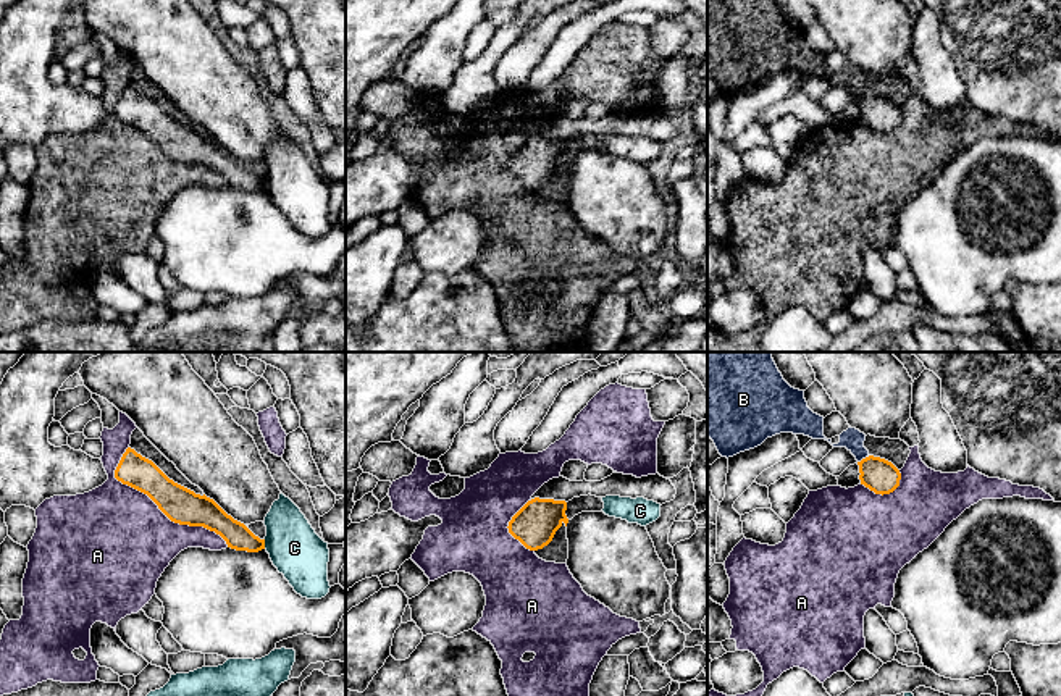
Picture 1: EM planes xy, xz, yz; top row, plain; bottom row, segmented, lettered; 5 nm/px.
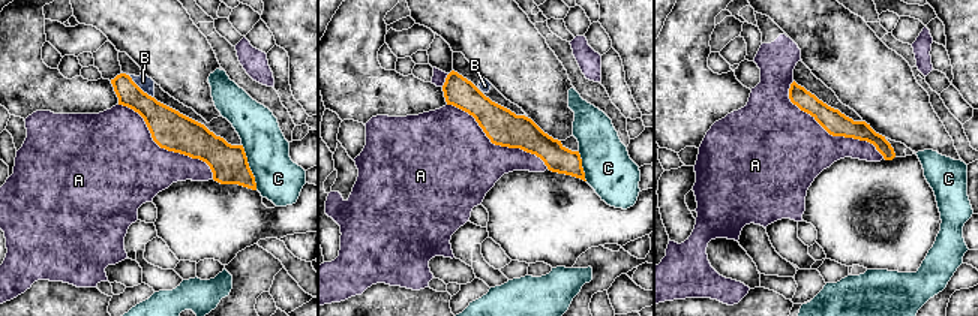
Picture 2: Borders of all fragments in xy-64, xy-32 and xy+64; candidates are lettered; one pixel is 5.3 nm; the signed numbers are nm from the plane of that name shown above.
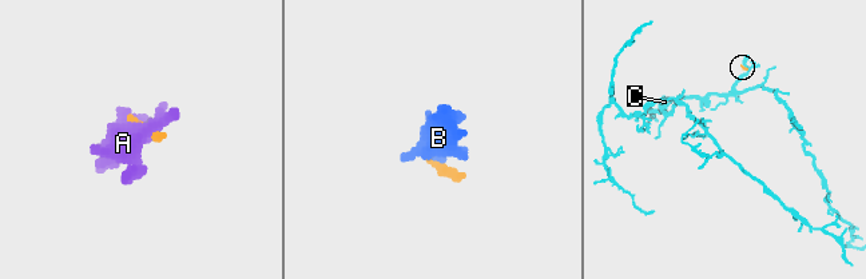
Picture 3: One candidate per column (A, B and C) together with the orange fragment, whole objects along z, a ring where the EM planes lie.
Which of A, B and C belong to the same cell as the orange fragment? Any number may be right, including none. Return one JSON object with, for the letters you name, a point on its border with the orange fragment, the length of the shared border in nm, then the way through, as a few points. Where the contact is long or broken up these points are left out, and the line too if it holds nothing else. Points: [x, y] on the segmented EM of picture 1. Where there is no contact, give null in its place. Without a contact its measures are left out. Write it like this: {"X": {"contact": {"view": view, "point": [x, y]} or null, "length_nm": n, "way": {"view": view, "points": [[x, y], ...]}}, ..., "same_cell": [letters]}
{"B": {"contact": {"view": "yz", "point": [863, 459]}, "length_nm": 70, "way": {"view": "yz", "points": [[879, 475], [863, 459], [853, 440]]}}, "same_cell": ["B"]}

